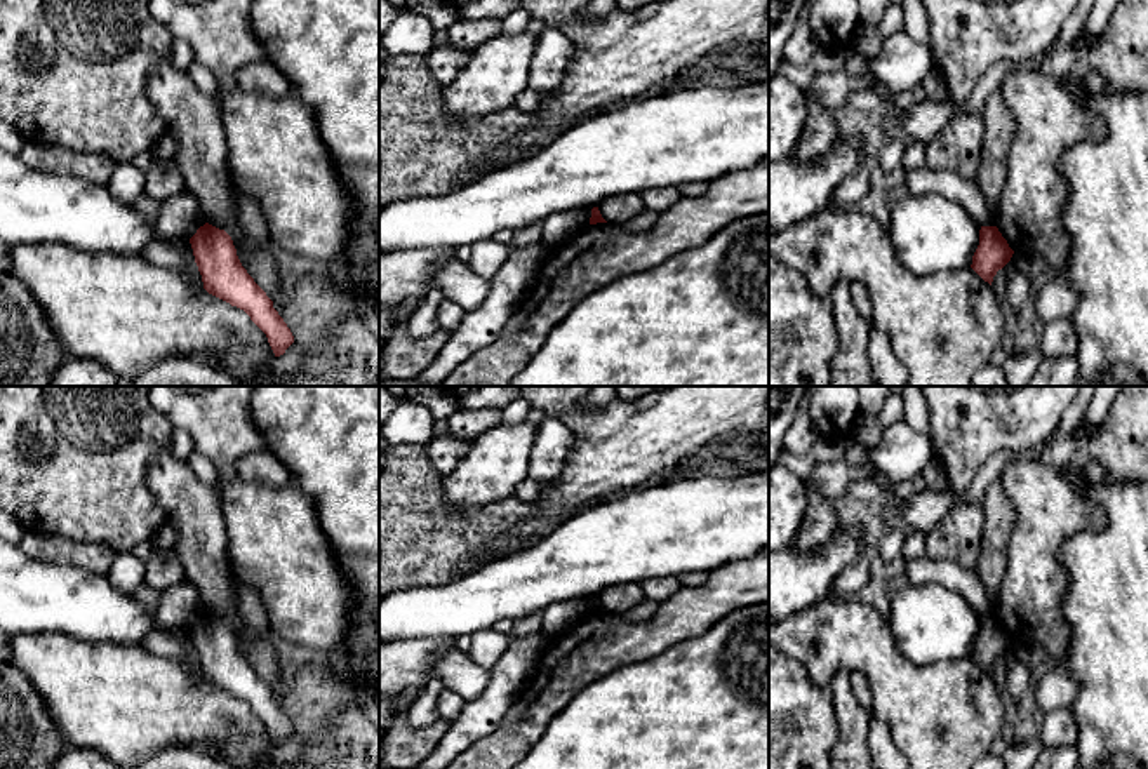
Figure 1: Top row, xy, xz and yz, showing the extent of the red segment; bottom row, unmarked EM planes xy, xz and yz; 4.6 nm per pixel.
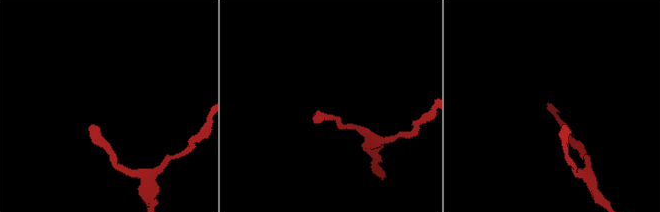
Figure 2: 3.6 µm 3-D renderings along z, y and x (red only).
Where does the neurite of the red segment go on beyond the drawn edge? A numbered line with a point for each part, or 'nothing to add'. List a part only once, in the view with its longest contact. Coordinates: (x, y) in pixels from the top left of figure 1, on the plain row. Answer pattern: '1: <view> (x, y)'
nothing to add

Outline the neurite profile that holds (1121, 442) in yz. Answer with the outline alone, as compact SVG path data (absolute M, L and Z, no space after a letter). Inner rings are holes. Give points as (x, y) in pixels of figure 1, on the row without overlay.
M1124 386L1092 433L1087 454L1111 480L1148 482L1148 386Z

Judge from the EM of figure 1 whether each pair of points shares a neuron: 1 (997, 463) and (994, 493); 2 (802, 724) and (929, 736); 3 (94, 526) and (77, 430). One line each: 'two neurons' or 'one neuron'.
1: two neurons
2: two neurons
3: one neuron

